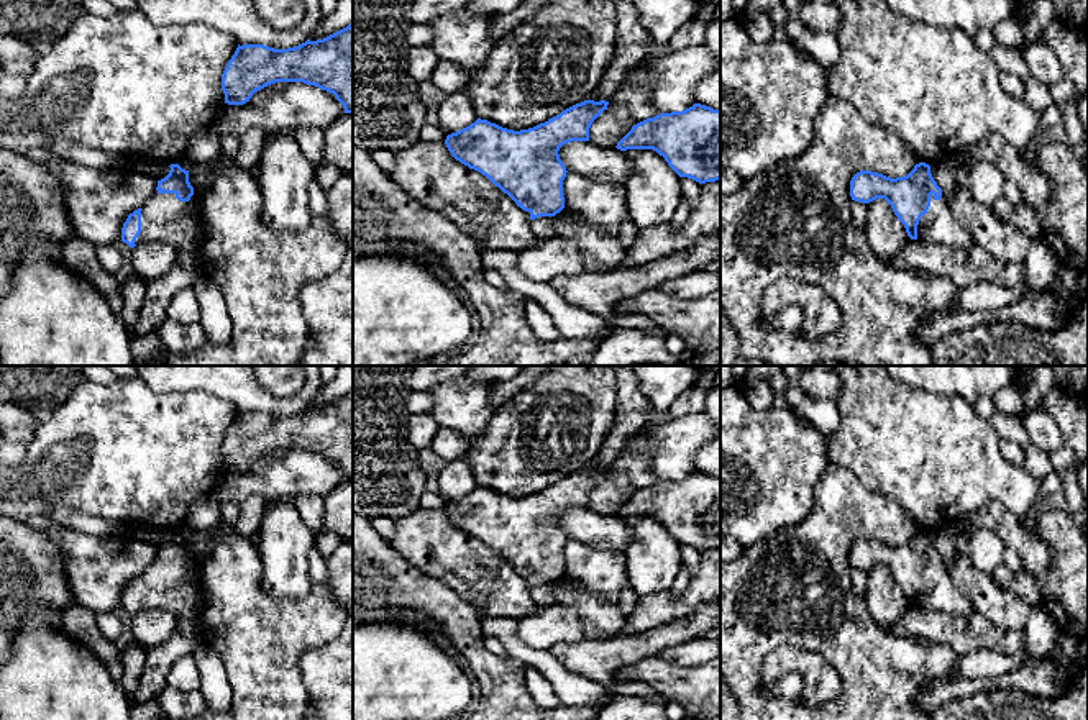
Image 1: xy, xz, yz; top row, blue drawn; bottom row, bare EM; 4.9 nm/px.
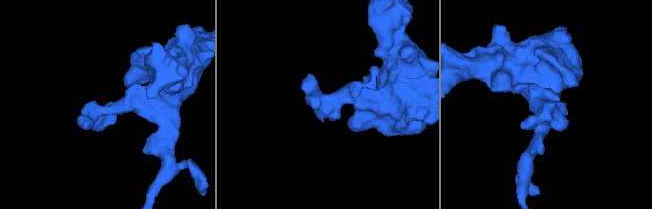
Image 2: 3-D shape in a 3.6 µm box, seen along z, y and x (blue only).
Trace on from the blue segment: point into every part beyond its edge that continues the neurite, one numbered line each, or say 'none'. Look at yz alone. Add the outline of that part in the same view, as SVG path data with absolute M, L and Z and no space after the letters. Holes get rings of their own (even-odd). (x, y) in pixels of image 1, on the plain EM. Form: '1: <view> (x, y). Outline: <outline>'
1: yz (939, 592). Outline: M930 563L930 574L917 592L917 607L950 615L971 615L971 604L957 590L944 563L935 567Z

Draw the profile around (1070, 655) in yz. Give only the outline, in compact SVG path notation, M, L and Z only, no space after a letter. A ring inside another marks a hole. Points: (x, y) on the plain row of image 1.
M1060 633L1050 653L1058 671L1070 681L1088 664L1088 640Z

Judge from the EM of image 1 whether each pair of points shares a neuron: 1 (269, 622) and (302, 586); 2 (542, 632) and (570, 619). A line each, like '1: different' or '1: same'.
1: different
2: same

